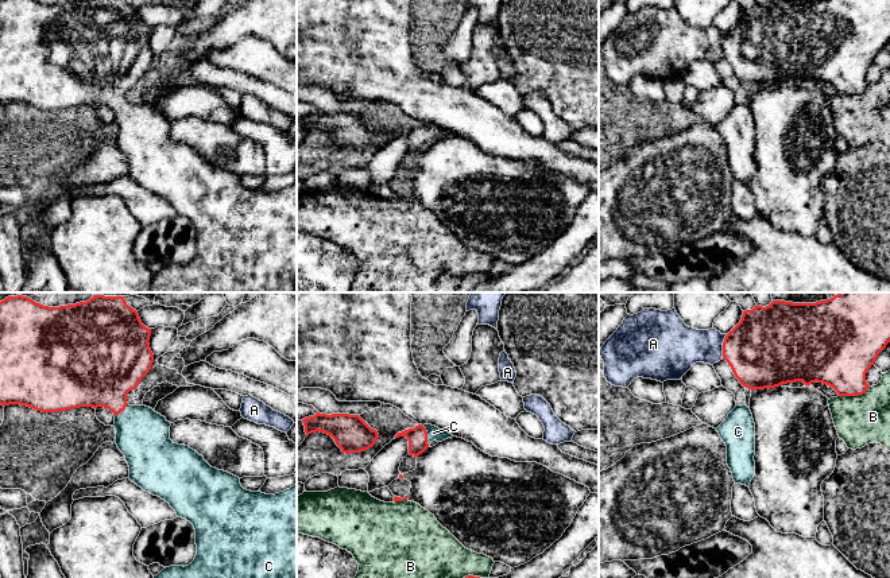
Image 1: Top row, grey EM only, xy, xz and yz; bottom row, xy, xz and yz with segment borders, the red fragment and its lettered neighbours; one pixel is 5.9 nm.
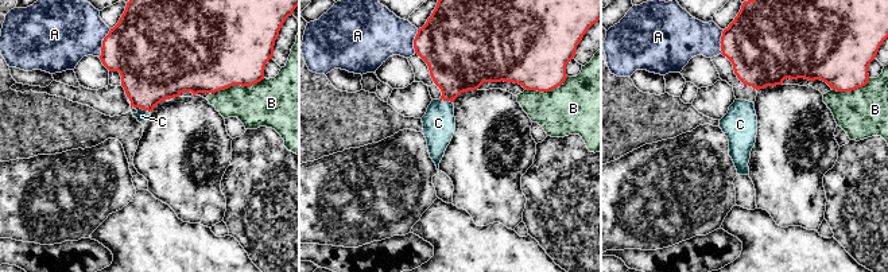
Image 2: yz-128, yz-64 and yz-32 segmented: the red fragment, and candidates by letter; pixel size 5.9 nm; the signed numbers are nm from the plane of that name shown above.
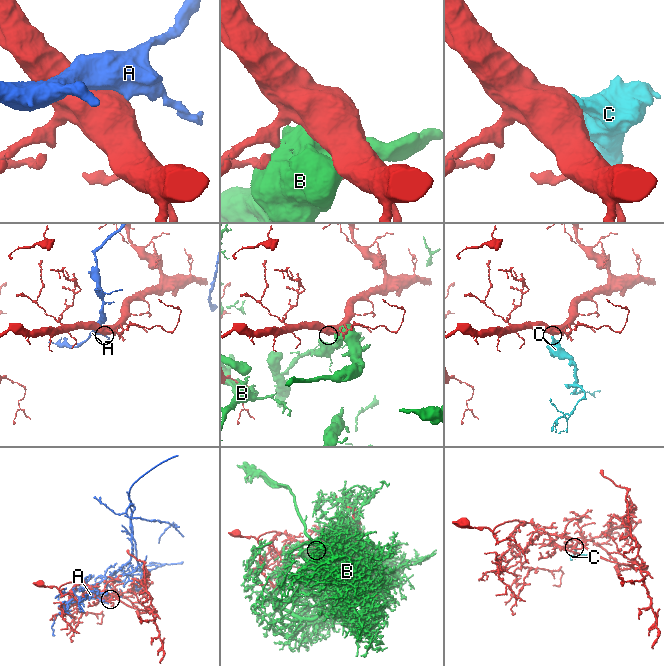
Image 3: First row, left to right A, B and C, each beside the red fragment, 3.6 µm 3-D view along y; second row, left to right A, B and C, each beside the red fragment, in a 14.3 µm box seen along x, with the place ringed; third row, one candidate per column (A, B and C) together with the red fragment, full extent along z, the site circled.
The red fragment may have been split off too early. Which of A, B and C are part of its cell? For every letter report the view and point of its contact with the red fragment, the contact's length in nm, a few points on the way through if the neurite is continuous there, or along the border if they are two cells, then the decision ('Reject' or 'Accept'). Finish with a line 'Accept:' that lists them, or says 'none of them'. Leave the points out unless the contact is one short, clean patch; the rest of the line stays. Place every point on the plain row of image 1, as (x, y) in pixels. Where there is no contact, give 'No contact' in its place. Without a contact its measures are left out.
A: Touches red at yz (723, 45). Shared border 160 nm. Reject
B: Touches red at yz (854, 93). Shared border 200 nm. Reject
C: Touches red at xz (426, 134). Shared border 120 nm. Path across: xz (417, 135), (426, 134), (433, 131). Accept
Accept: C

